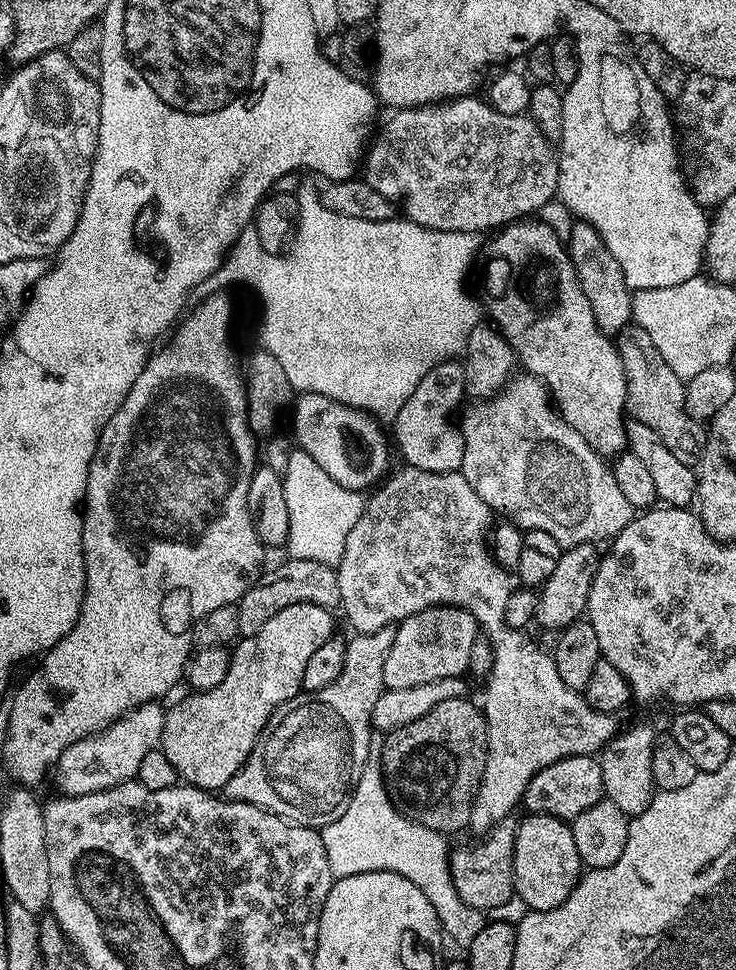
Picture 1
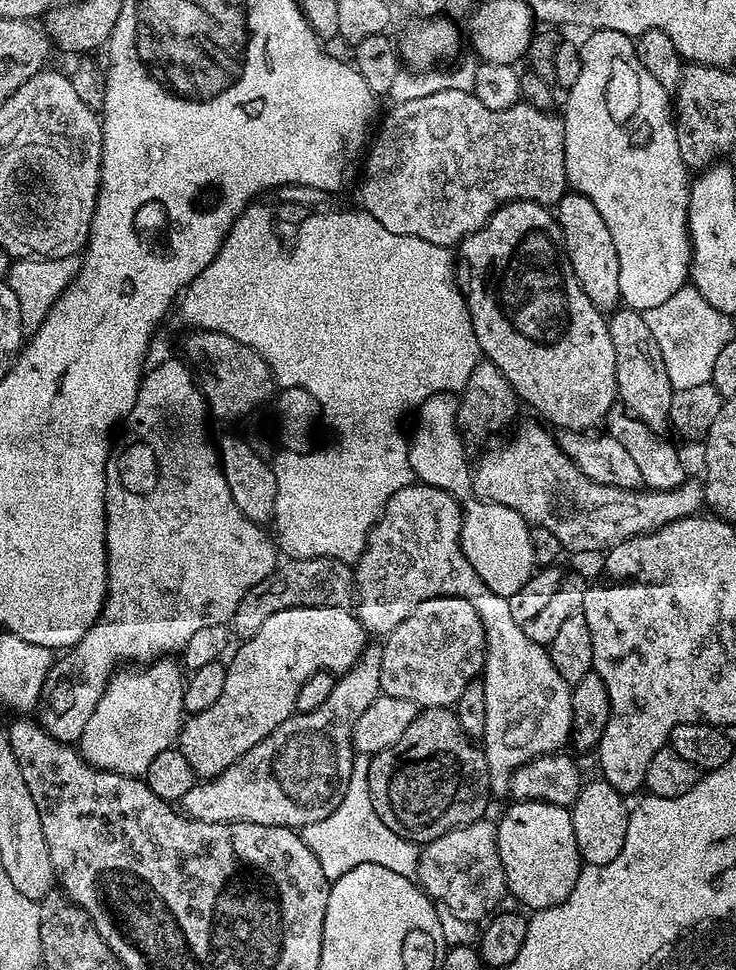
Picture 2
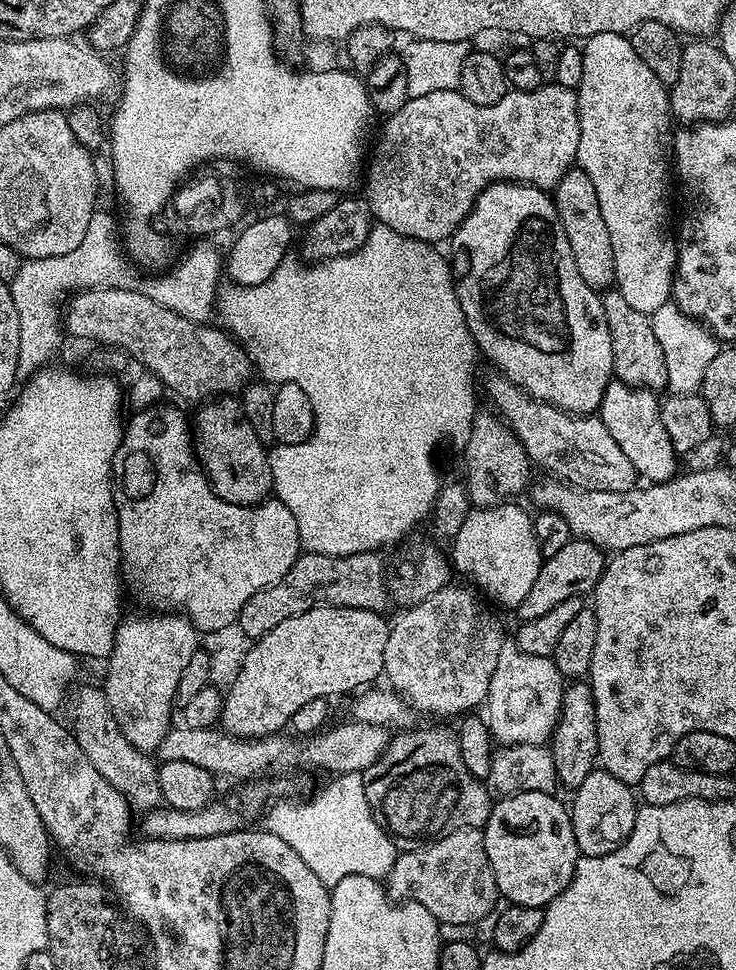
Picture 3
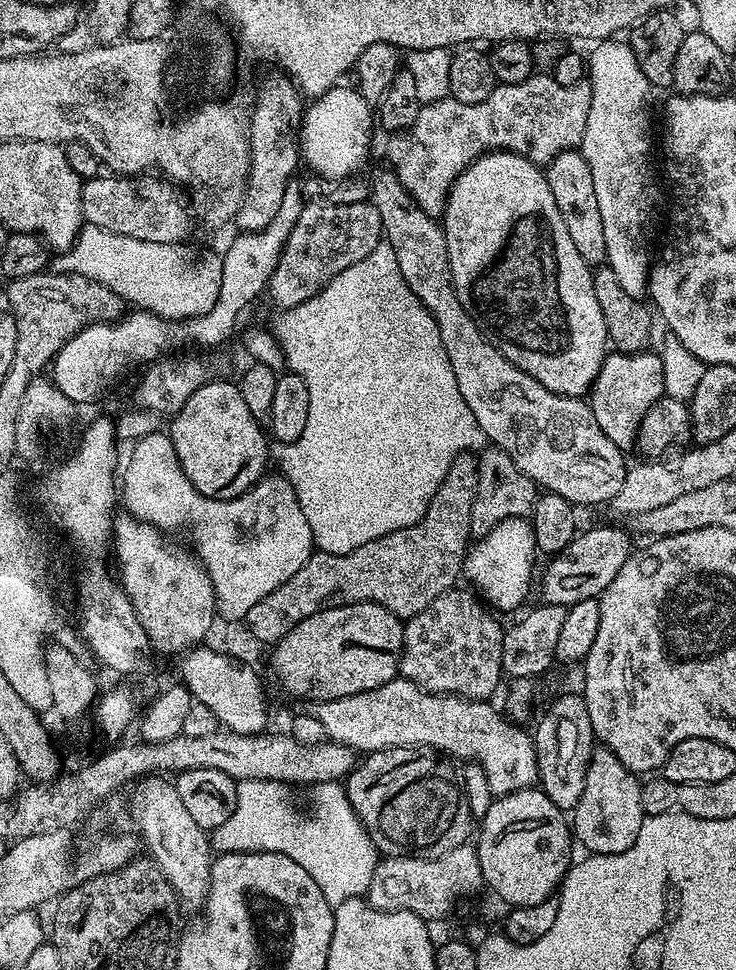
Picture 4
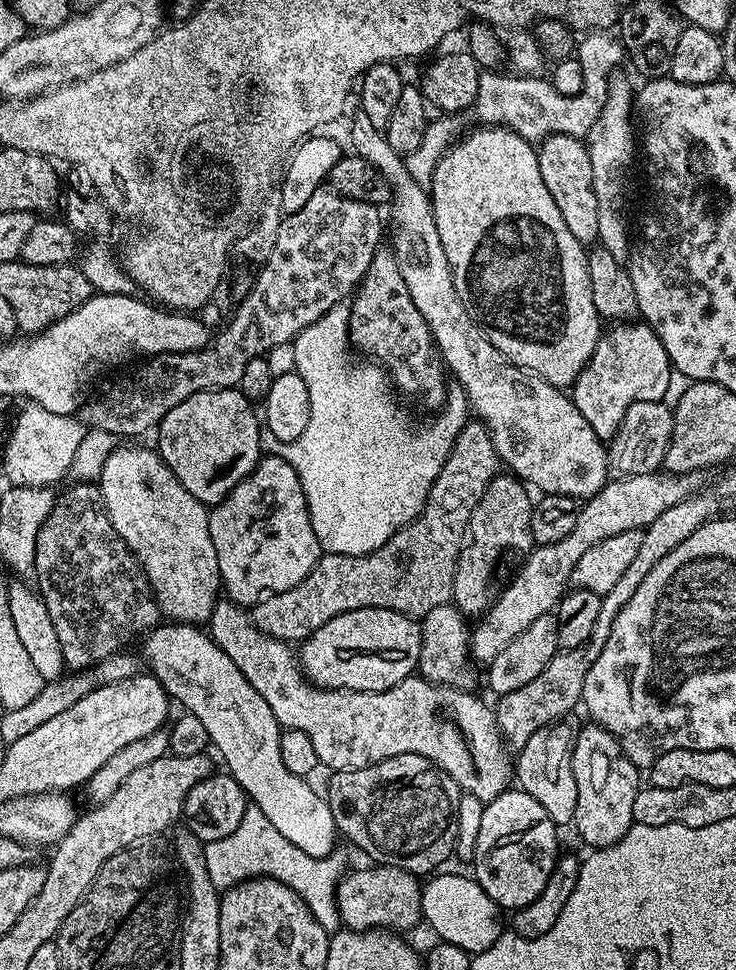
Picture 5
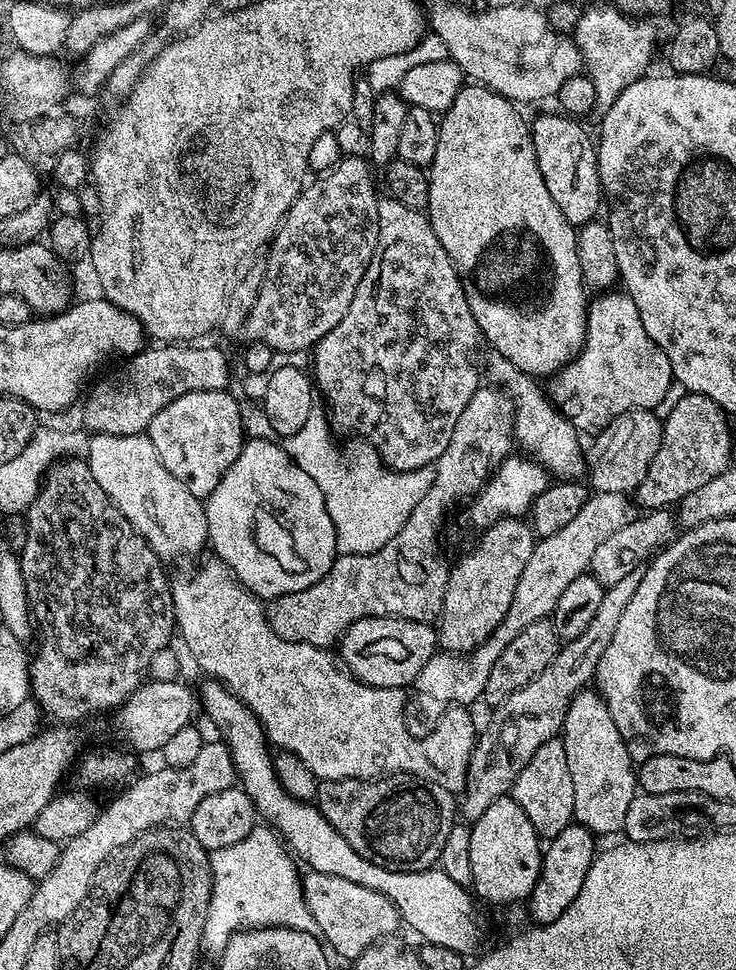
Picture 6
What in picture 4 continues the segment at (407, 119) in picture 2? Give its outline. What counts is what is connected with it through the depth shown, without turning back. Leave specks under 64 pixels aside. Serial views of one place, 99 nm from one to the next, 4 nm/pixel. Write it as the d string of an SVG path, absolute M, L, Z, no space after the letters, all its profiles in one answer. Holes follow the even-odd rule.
M533 74L516 85L497 83L496 89L482 102L467 104L451 98L432 101L420 107L411 126L387 137L391 171L427 216L443 217L452 184L485 152L516 152L531 164L546 166L558 154L579 149L582 134L588 129L586 118L590 114L591 97L592 85L587 79L574 86L562 86L550 74Z

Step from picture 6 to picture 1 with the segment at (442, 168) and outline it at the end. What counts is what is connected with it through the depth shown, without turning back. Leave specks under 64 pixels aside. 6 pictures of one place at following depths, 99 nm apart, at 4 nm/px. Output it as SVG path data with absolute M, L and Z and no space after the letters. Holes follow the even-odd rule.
M521 218L513 223L504 225L495 233L492 241L485 243L482 248L482 261L484 260L484 296L482 295L482 308L486 313L487 319L491 321L497 332L504 336L504 340L512 347L516 353L516 359L525 368L529 375L537 376L543 384L548 385L548 394L552 397L552 403L560 417L564 419L599 456L605 458L615 458L627 449L628 439L626 438L626 374L622 370L622 358L618 354L615 343L604 335L602 330L598 330L598 322L594 322L594 310L590 310L590 302L586 294L582 294L582 286L576 277L576 267L572 265L572 259L568 257L568 249L565 241L557 234L556 230L548 224L539 222L534 218Z

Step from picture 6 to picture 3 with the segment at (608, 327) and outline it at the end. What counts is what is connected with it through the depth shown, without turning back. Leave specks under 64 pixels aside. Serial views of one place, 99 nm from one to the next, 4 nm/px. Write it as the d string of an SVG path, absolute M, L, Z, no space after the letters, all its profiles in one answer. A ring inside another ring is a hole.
M614 378L606 386L606 394L602 394L598 415L606 430L610 430L610 438L618 442L630 466L634 466L637 477L644 482L663 484L665 480L677 475L678 453L663 426L661 401L656 400L656 396L657 393L651 388L635 388Z

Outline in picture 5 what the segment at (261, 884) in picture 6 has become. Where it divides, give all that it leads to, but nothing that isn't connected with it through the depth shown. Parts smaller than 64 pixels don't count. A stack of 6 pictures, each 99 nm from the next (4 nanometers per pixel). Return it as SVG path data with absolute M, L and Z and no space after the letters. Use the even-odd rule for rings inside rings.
M250 806L246 814L242 814L242 822L238 822L238 827L231 834L204 844L204 857L210 882L216 889L227 890L257 876L270 876L293 888L327 932L332 934L337 931L340 912L336 909L336 887L346 872L340 850L333 850L329 856L314 858L298 850L294 842L286 842L286 838L274 830L270 818L266 818L262 810Z

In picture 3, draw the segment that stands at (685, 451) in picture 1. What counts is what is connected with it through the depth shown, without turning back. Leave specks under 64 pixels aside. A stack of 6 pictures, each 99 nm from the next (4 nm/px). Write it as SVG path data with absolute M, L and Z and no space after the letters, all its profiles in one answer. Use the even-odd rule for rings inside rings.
M615 290L605 291L602 299L606 314L606 326L610 326L612 370L615 379L635 388L667 389L666 363L662 347L659 346L657 335L654 334L654 326L649 313L634 310L634 306L629 306L626 303L626 298L622 298L622 294Z

